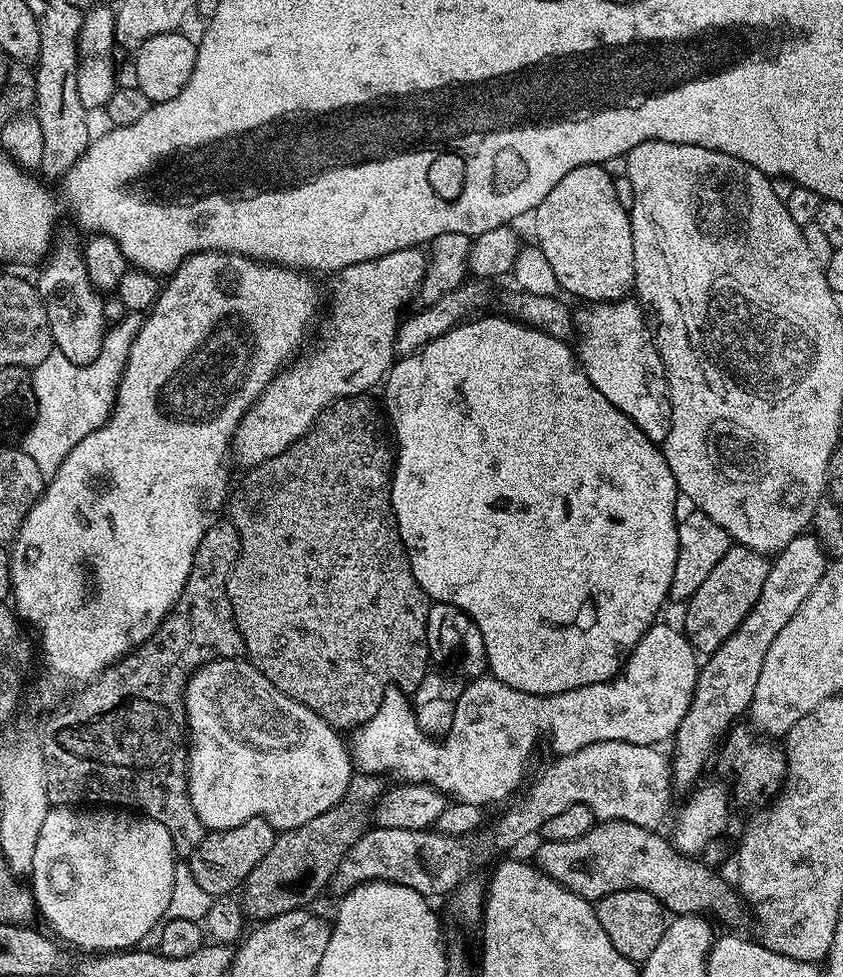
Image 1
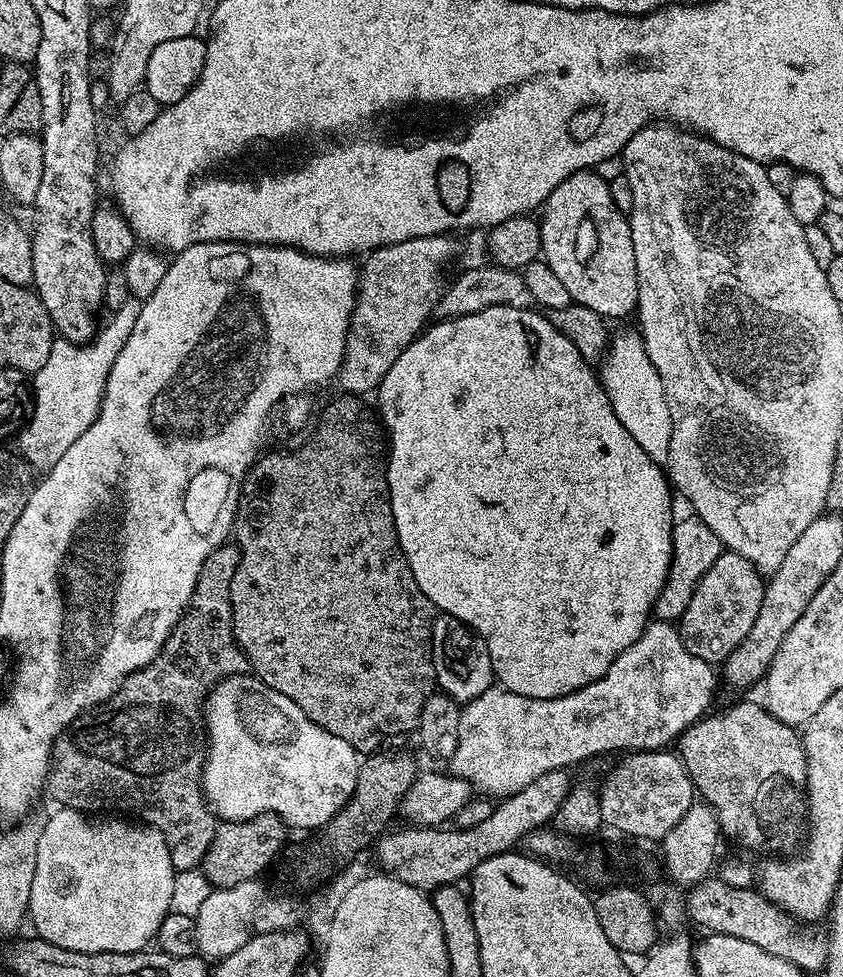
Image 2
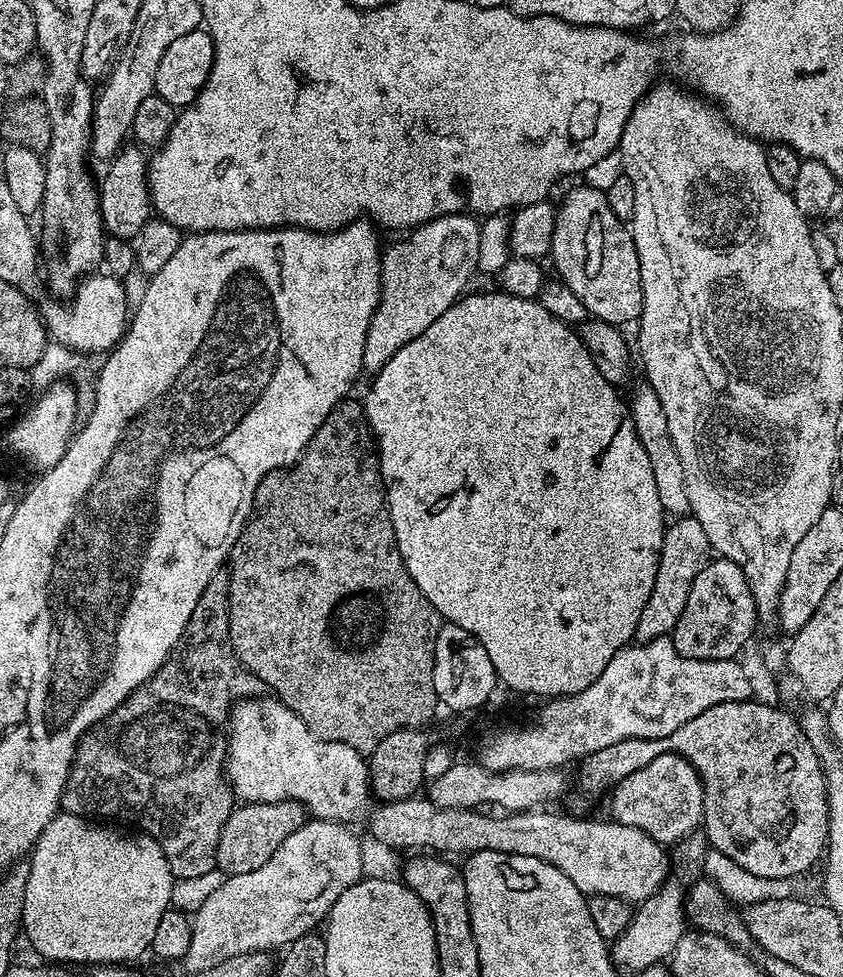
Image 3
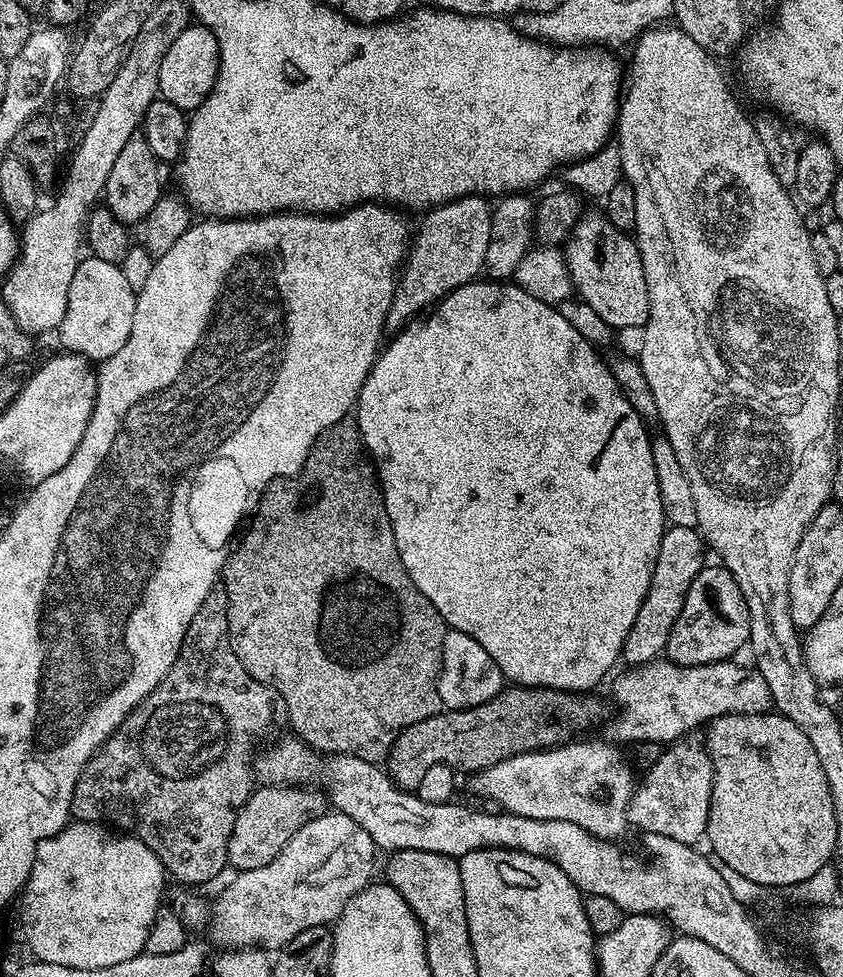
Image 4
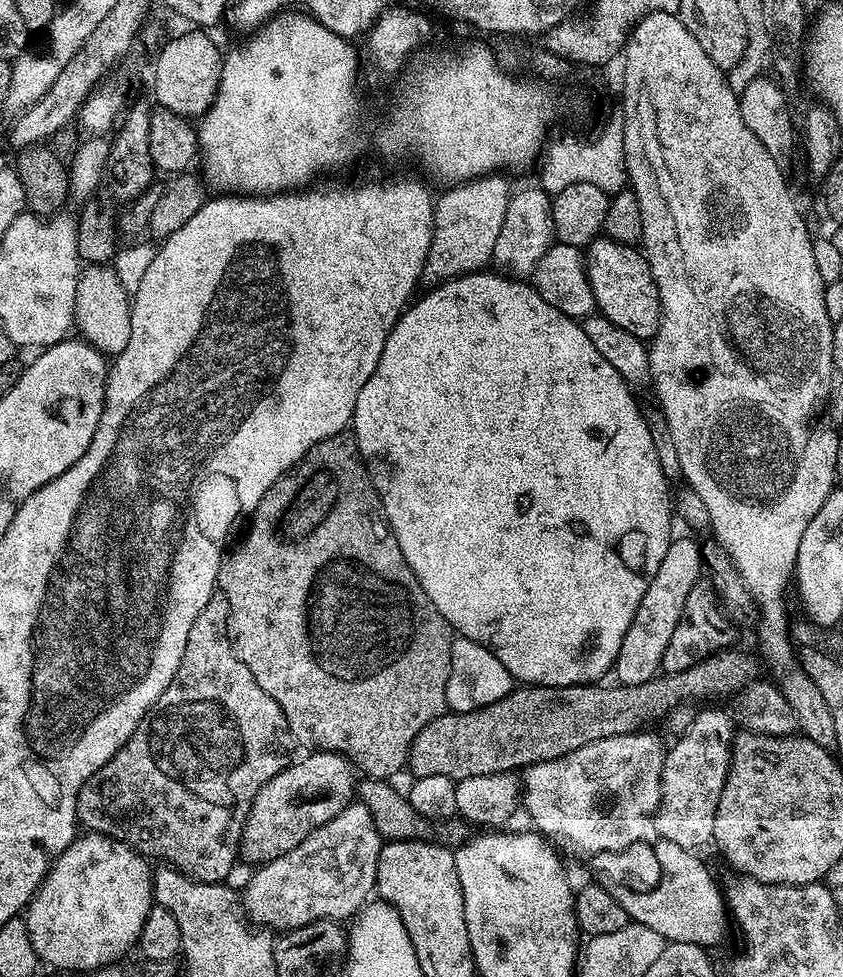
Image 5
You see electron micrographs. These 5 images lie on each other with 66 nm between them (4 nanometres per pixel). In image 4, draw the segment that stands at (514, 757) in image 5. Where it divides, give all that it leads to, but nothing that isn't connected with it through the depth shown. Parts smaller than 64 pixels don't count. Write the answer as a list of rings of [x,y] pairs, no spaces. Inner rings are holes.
[[[508,686],[485,704],[479,704],[473,708],[453,708],[435,712],[430,718],[422,718],[422,722],[414,722],[414,726],[406,726],[406,730],[397,734],[395,742],[388,750],[386,771],[400,788],[416,790],[430,766],[445,764],[455,769],[457,773],[475,774],[523,752],[558,748],[561,744],[575,741],[579,737],[576,736],[579,732],[588,732],[591,728],[598,727],[607,718],[607,706],[598,697],[592,695],[596,694],[563,692],[553,688]]]

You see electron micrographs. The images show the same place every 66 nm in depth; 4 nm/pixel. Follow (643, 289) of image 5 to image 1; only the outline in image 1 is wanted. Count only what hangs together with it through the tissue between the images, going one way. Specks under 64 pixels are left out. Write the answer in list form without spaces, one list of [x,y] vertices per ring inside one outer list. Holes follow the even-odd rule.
[[[601,165],[578,166],[534,210],[535,243],[550,258],[554,278],[565,293],[589,305],[623,300],[636,283],[632,218],[629,209],[618,202],[615,185],[614,177]]]

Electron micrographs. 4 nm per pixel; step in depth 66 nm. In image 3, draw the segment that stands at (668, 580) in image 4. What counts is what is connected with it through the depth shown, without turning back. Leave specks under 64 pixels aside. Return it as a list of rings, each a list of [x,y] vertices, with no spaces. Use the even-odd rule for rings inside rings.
[[[691,514],[673,519],[664,529],[662,550],[658,558],[658,574],[654,574],[654,590],[646,606],[642,606],[642,618],[638,618],[635,639],[640,642],[667,637],[674,630],[682,610],[686,610],[686,598],[690,598],[690,586],[694,578],[708,565],[710,549],[706,530]]]

